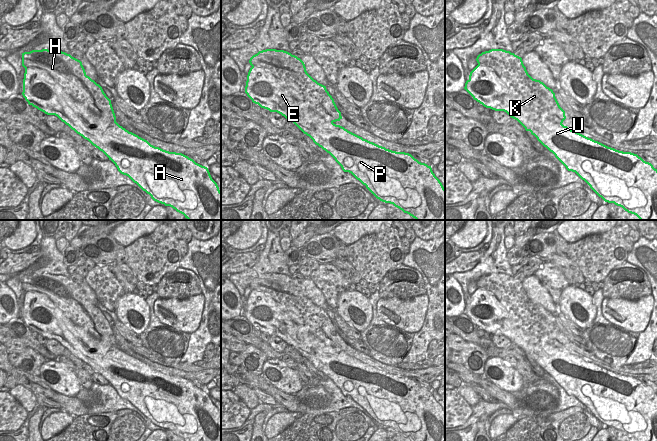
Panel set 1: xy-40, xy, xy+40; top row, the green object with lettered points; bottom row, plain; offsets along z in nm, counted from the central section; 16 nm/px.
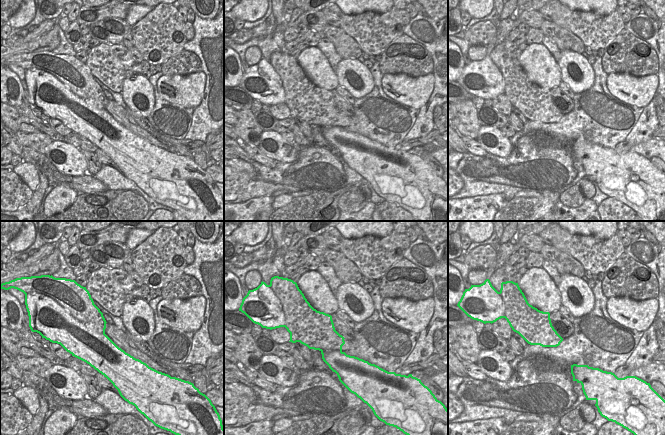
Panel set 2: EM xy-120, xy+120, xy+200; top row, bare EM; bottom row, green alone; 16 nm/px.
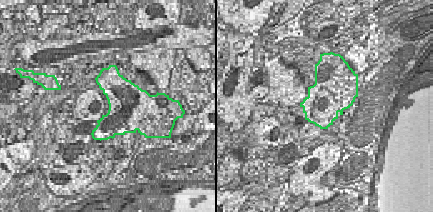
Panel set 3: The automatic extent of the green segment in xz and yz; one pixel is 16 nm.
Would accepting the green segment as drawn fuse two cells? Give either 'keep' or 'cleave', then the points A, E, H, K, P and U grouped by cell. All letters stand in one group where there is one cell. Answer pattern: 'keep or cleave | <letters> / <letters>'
cleave | A E K P U / H

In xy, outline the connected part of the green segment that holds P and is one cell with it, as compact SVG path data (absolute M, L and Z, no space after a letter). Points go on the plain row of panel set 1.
M252 290L247 299L245 317L253 327L258 328L261 332L277 336L288 345L293 346L316 369L329 377L344 396L351 397L380 425L393 428L412 441L445 441L445 412L433 397L431 390L419 386L409 377L386 373L363 363L340 349L336 349L335 346L340 345L342 340L334 323L327 315L326 310L318 307L312 301L311 303L312 308L308 314L299 315L298 311L293 311L295 315L290 316L269 294Z

